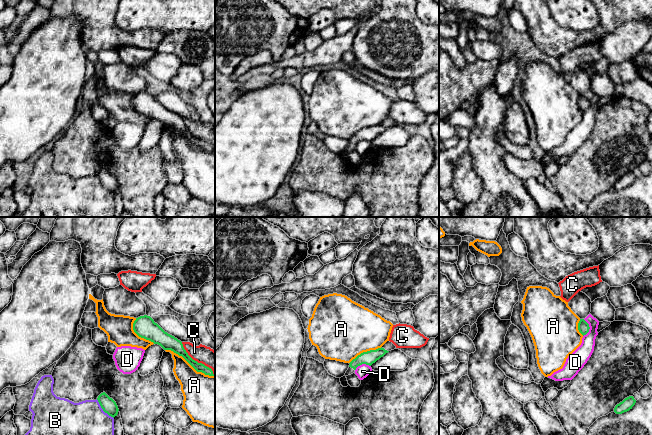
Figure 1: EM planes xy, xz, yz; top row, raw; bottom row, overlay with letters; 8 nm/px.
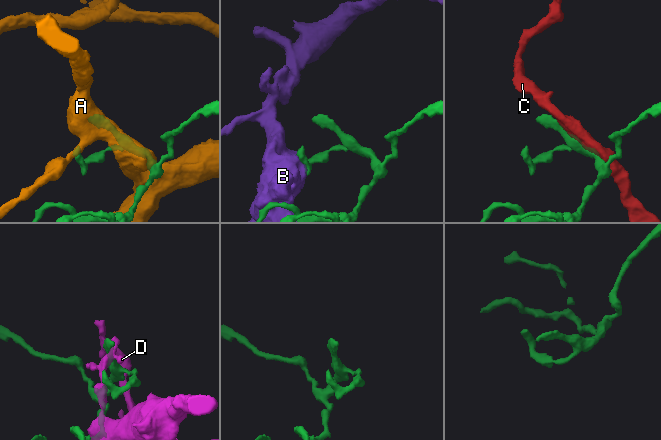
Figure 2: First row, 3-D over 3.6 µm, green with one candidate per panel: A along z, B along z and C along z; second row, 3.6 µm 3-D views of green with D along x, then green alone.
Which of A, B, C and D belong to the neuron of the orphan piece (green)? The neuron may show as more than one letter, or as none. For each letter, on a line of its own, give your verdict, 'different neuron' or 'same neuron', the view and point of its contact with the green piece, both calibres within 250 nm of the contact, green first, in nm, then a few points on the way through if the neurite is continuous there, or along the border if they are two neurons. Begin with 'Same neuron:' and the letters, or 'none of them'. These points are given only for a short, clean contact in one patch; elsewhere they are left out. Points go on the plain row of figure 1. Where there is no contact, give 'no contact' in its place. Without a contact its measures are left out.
Same neuron: none of them
A: different neuron; meets green in xy at (189, 139); 130 nm thick on the green side, 280 nm on the other
B: different neuron; meets green in xy at (103, 186); 120 nm thick on the green side, 500 nm on the other; border along xy (96, 175), (100, 183), (113, 194)
C: different neuron; meets green in xy at (196, 137); 110 nm thick on the green side, 140 nm on the other
D: different neuron; meets green in yz at (589, 104); 90 nm thick on the green side, 140 nm on the other

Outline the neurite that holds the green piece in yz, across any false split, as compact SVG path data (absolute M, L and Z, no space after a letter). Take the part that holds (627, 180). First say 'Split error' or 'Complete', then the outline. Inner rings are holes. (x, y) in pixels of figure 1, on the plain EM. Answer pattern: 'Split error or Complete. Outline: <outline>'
Complete. Outline: M629 172L615 182L614 188L616 190L622 190L624 188L627 188L630 185L632 185L632 183L635 181L635 179L636 179L636 176L634 175L634 173Z

